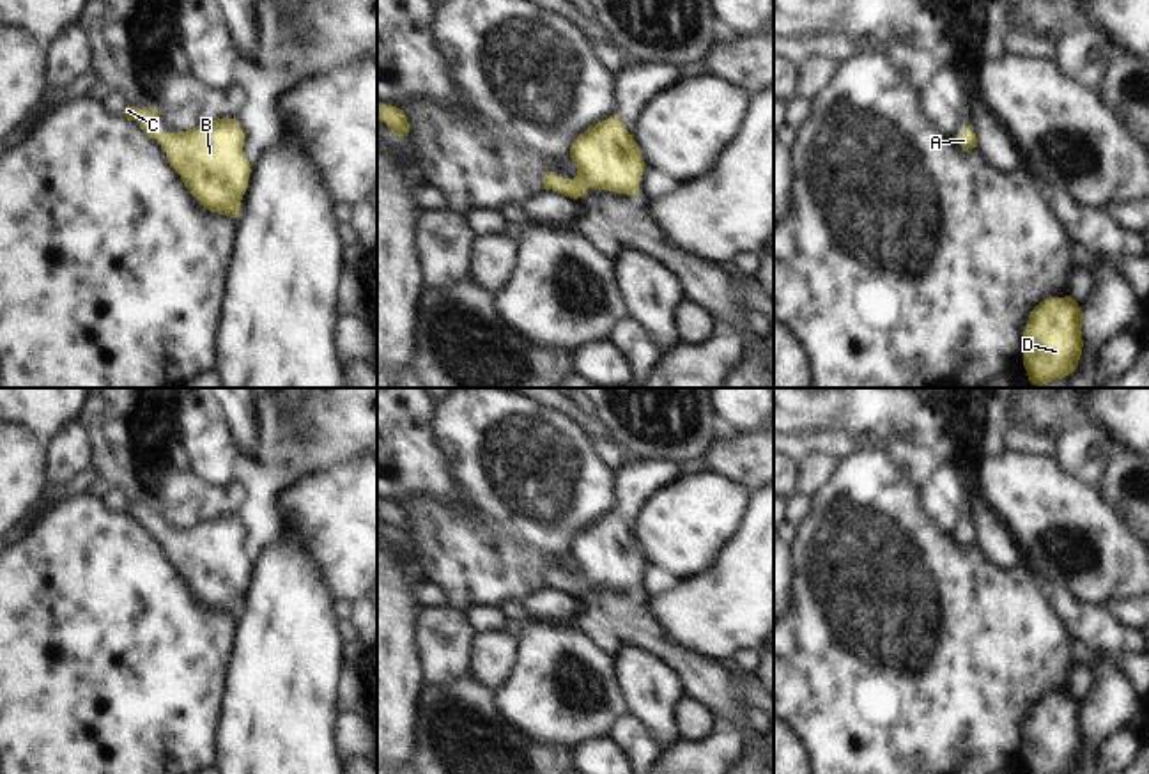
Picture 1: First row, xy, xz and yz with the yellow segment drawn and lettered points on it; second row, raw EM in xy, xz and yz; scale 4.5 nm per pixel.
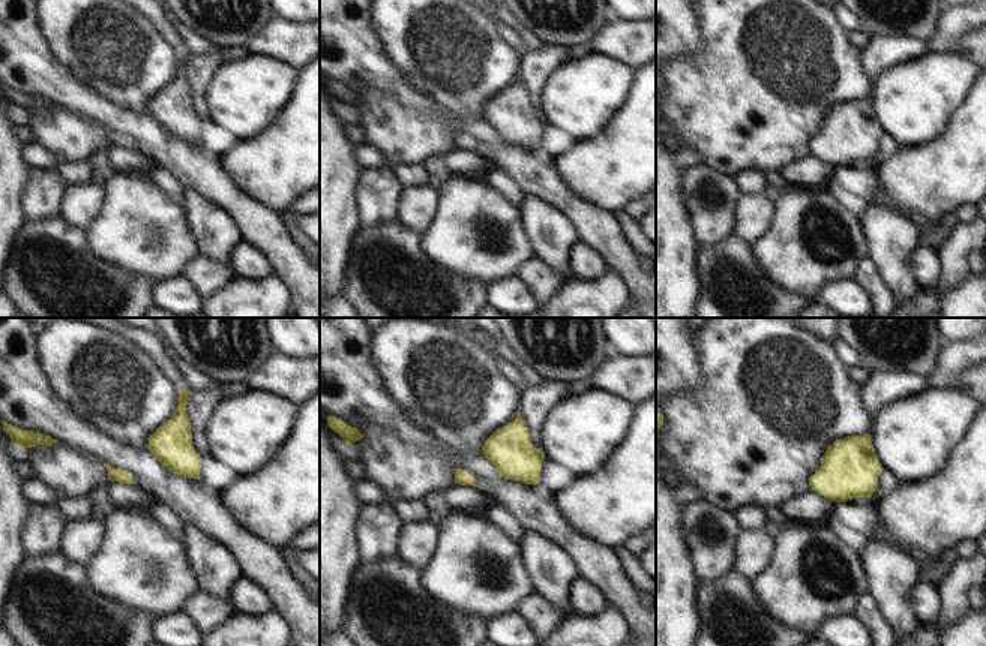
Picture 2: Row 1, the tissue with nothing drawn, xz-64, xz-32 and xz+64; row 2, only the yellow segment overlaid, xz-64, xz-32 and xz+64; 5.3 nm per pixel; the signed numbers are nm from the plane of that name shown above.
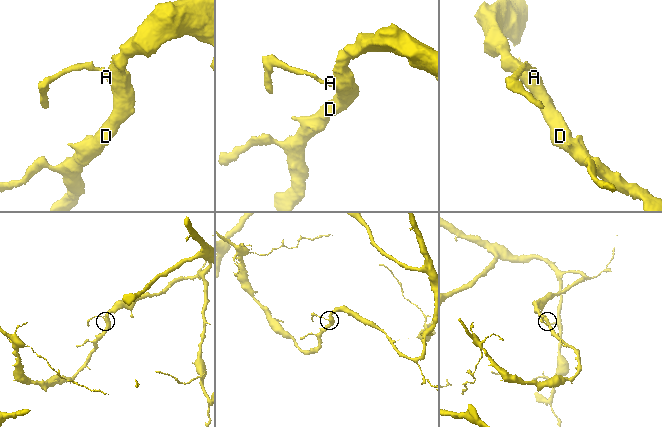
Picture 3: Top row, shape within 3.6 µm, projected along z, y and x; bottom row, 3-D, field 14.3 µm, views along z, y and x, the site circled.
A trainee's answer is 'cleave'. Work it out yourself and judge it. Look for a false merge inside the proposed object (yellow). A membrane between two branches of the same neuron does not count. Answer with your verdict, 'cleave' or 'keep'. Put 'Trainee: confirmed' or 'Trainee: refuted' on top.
Trainee: refuted
keep

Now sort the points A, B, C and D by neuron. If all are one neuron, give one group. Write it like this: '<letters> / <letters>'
A B C D

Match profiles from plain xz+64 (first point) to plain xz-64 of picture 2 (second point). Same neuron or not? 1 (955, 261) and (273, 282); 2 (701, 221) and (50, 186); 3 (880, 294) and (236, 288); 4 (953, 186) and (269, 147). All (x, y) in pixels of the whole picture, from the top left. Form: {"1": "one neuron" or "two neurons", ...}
{"1": "one neuron", "2": "one neuron", "3": "two neurons", "4": "one neuron"}

